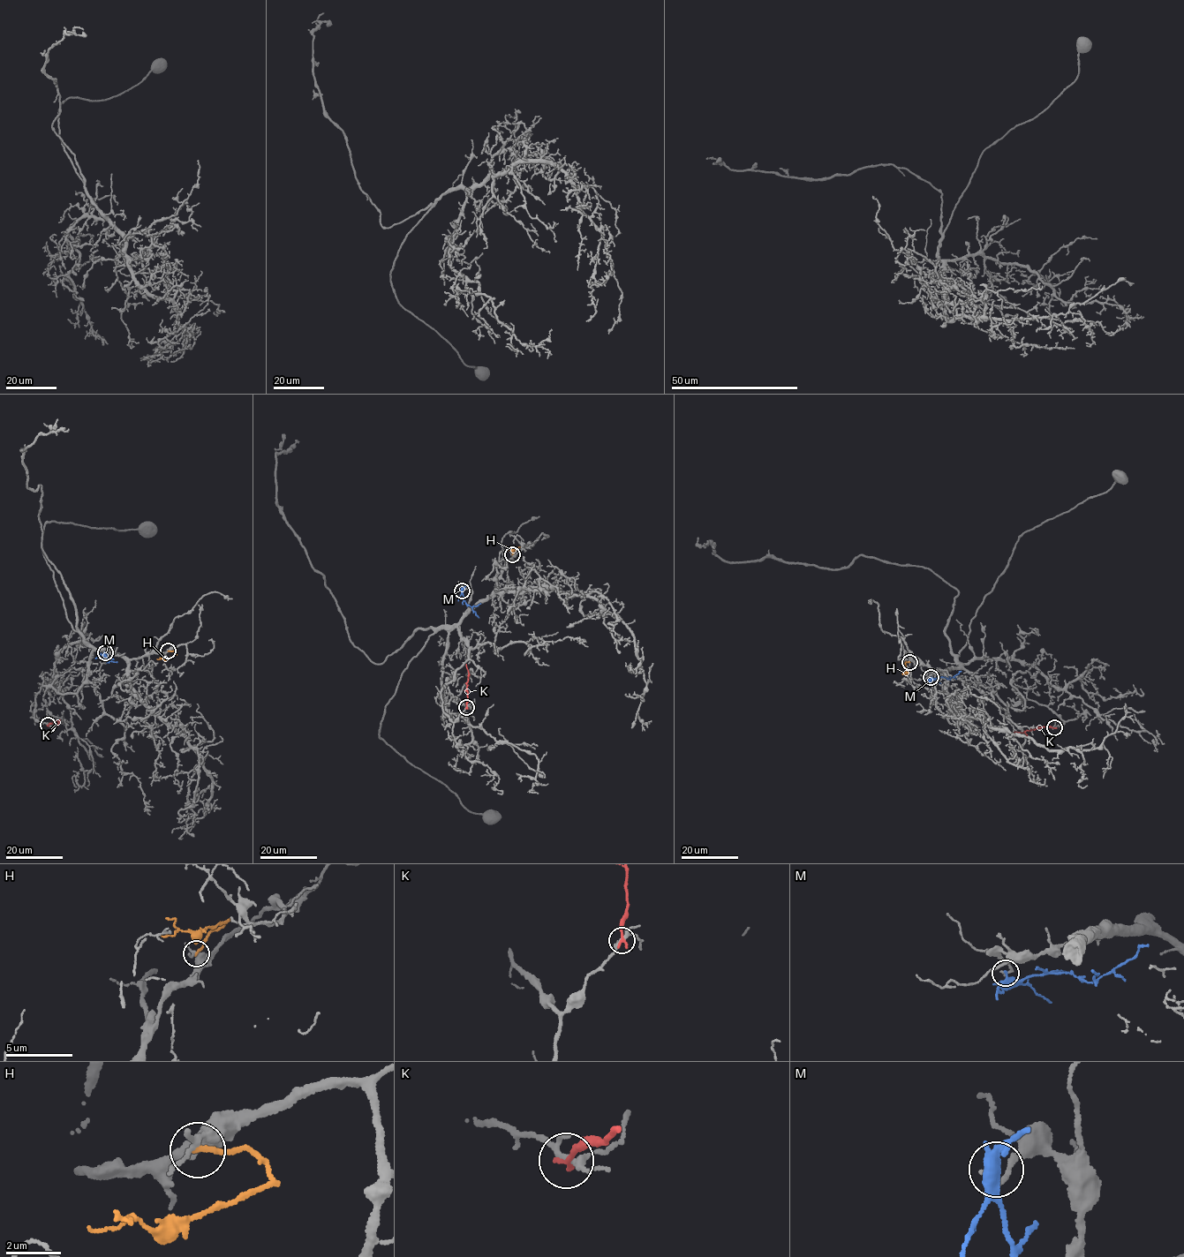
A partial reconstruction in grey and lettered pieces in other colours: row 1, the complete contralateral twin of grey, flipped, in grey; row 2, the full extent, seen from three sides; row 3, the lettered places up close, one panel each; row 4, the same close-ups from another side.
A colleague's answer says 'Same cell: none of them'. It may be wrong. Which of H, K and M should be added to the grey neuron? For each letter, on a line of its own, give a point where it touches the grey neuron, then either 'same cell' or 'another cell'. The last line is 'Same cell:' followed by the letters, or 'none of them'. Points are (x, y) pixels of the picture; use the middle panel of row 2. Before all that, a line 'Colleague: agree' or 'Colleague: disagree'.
Colleague: agree
H: (512, 554) | another cell
K: (466, 707) | another cell
M: (462, 590) | another cell
Same cell: none of them

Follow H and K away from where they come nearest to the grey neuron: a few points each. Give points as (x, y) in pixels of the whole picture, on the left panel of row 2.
H: (169, 651), (175, 654), (157, 658)
K: (48, 726), (53, 721), (58, 723), (60, 719)

